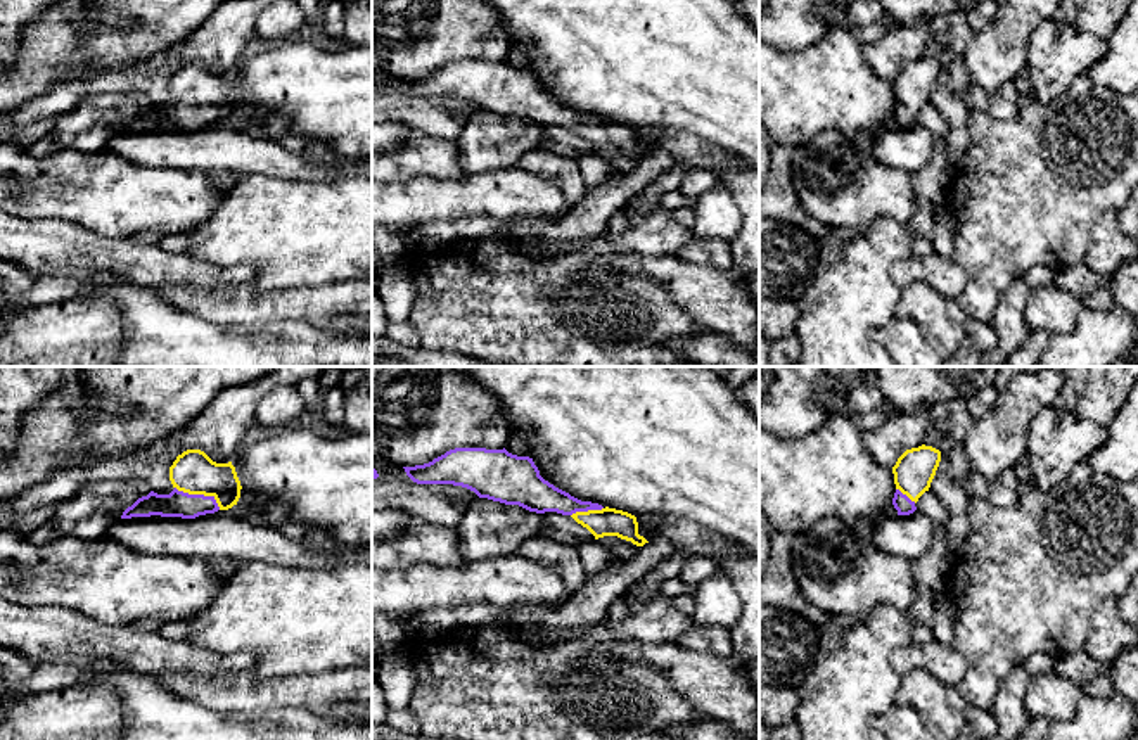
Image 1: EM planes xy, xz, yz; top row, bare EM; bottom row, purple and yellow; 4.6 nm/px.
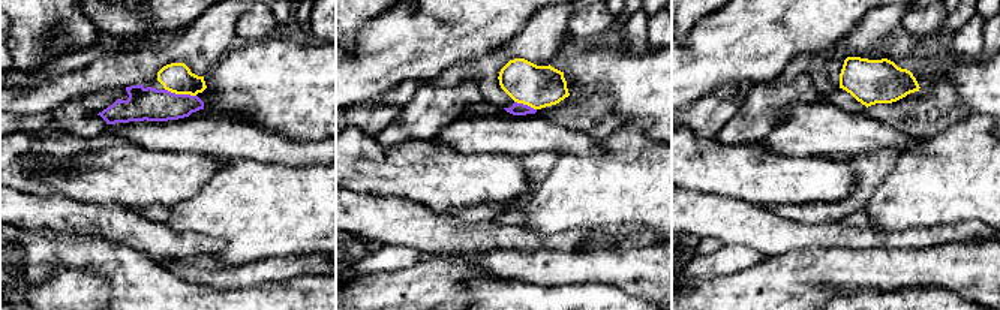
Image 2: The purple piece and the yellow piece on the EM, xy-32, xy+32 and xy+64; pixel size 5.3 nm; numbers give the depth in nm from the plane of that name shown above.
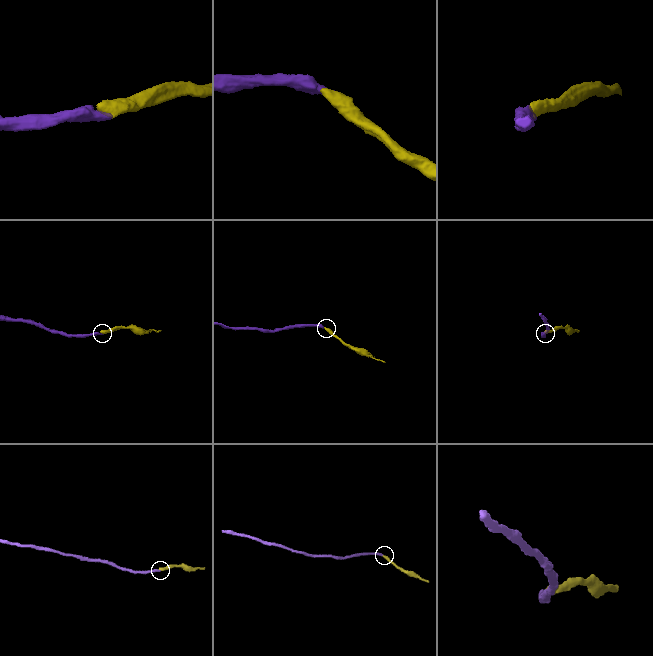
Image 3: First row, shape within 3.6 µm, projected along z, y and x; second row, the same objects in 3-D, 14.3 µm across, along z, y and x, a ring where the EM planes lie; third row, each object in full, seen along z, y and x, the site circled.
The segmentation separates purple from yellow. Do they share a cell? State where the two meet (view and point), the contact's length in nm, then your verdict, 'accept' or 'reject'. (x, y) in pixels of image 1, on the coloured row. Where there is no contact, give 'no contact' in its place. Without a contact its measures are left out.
meets purple in xy at (199, 495); contact 240 nm long; accept

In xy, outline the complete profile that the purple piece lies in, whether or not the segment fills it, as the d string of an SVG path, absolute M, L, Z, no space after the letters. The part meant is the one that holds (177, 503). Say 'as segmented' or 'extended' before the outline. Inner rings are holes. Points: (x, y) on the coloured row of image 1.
extended | M187 450L169 467L173 491L157 494L150 491L128 507L121 519L131 517L182 517L228 510L240 498L240 481L232 462L216 463L201 450Z

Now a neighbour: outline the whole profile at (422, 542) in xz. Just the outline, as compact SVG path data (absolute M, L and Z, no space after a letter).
M415 519L405 533L394 539L372 539L372 567L401 571L417 564L460 567L467 560L457 543L455 527Z

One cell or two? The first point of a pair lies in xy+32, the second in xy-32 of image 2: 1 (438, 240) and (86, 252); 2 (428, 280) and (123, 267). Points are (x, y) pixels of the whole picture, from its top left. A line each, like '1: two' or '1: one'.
1: two
2: two

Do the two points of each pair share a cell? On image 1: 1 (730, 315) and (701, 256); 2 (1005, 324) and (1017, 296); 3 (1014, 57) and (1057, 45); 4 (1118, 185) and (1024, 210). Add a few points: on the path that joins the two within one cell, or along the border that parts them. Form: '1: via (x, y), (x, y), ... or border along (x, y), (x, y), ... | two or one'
1: border along (673, 255), (687, 261), (720, 268), (732, 267) | two
2: via (1009, 317), (1012, 303) | one
3: border along (1050, 19), (1045, 19), (1033, 33), (1024, 66) | two
4: via (1095, 189), (1090, 192), (1047, 192) | one

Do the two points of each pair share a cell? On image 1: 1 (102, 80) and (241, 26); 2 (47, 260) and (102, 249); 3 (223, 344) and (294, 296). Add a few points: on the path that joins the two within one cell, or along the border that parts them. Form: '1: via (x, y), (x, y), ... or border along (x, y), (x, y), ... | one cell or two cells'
1: via (137, 76), (159, 70), (185, 51), (206, 45) | one cell
2: via (61, 253), (89, 253) | one cell
3: border along (293, 318), (256, 324), (213, 322) | two cells

